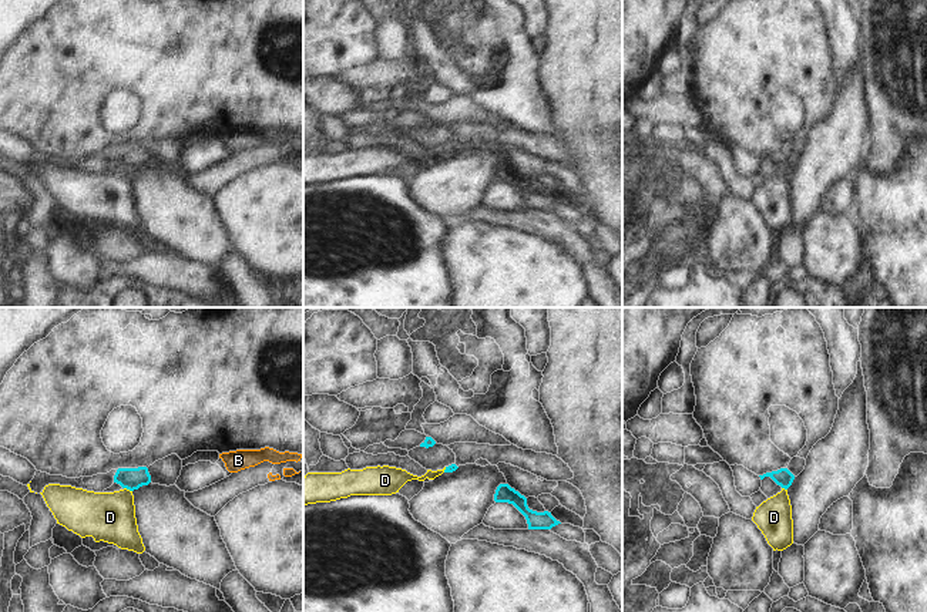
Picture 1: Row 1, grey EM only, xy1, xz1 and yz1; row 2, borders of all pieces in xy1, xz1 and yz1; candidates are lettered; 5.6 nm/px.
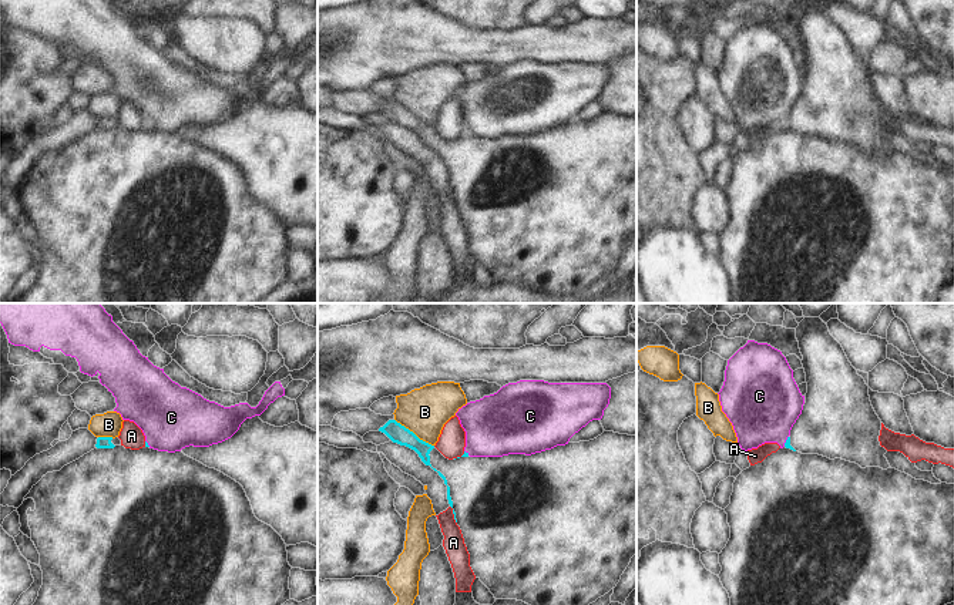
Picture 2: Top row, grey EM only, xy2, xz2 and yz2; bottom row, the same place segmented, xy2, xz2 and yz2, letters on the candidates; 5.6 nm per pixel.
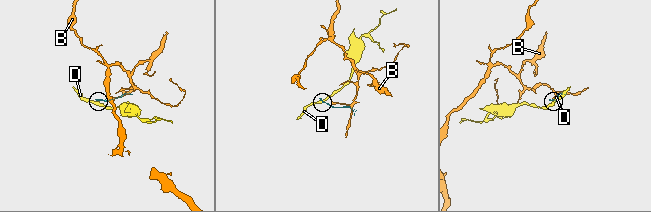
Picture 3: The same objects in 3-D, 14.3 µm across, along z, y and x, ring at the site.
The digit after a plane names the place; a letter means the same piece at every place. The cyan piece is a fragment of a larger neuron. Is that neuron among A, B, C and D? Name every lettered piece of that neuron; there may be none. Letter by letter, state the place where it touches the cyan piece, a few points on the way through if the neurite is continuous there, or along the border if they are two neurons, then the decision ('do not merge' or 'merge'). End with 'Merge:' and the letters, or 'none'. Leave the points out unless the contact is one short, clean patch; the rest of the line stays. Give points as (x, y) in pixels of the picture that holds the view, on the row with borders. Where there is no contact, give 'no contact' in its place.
A: contact xz2 (454, 514); border xz2 (450, 506), (456, 523); do not merge
B: contact xz2 (413, 433); do not merge
C: contact yz2 (786, 442); border yz2 (788, 436), (783, 446); do not merge
D: contact xy1 (128, 488); border xy1 (124, 487), (131, 491); do not merge
Merge: none

